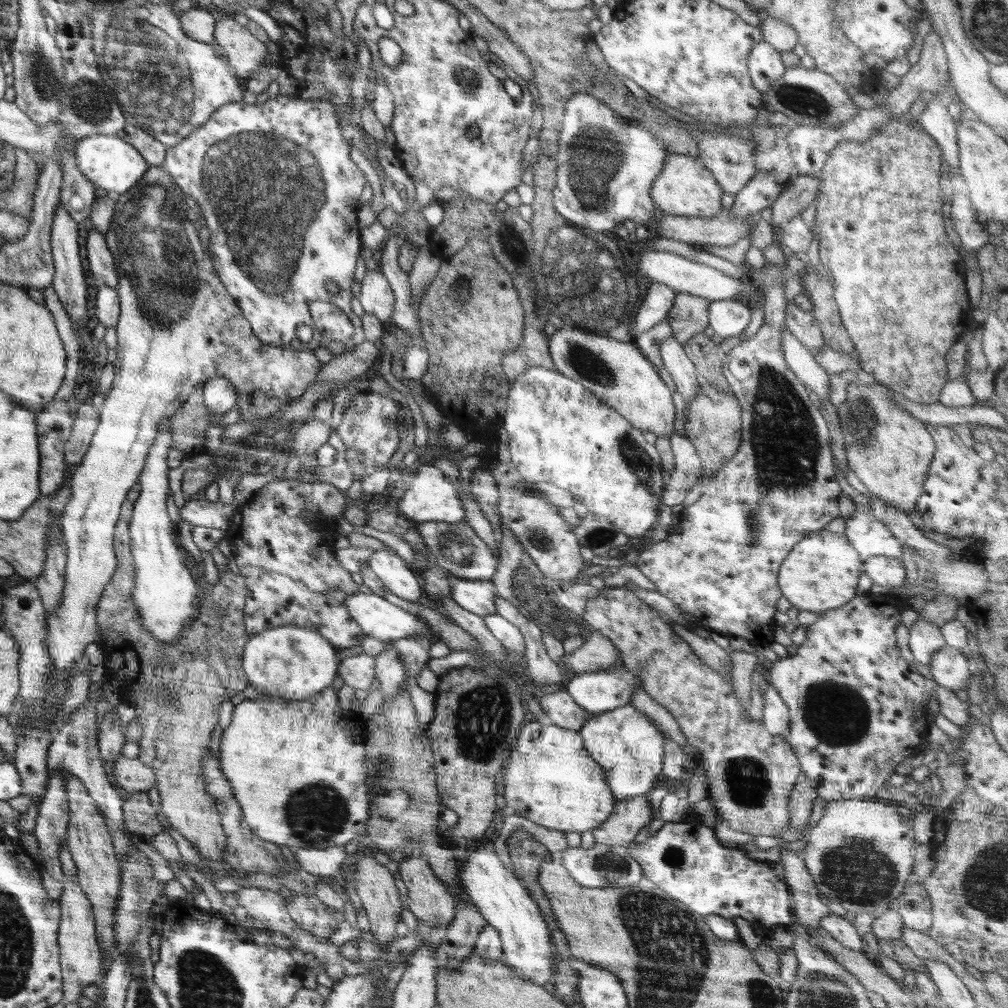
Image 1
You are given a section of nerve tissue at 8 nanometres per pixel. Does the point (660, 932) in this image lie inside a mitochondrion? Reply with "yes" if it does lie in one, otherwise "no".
yes

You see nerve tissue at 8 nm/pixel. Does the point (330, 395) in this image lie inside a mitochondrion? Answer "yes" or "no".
no

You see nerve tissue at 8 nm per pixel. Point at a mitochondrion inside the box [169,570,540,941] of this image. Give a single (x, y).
(484, 715)

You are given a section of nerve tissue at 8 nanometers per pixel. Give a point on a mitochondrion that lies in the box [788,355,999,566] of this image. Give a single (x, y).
(862, 421)

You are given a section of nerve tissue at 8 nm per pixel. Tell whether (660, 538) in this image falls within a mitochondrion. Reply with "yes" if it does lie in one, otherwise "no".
no

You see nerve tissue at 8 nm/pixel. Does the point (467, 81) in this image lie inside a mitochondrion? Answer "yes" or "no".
yes

